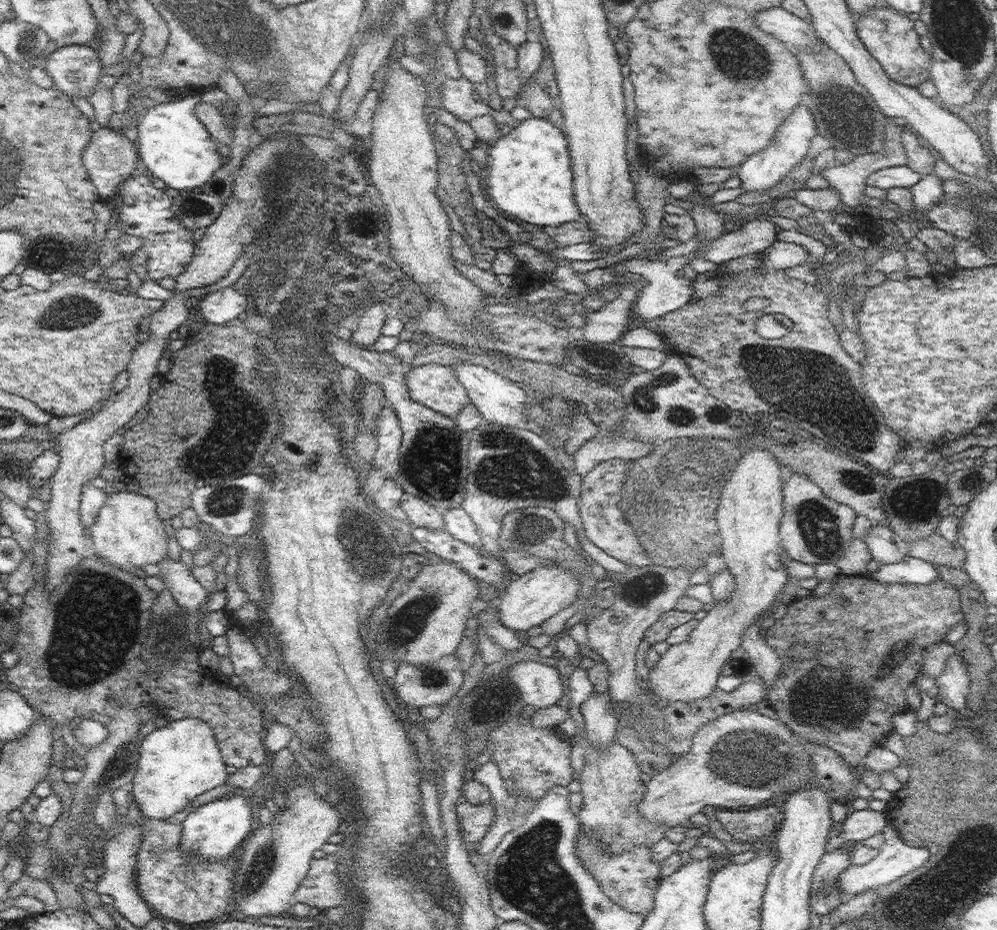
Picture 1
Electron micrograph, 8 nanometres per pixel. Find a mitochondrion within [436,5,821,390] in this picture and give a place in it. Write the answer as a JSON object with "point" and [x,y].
{"point":[734,53]}

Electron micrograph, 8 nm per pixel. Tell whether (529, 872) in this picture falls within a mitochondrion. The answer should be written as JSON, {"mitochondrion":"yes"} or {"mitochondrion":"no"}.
{"mitochondrion":"yes"}

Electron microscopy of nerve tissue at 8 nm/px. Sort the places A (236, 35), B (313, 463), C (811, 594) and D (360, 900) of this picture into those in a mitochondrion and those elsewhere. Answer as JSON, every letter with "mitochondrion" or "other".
{"A":"mitochondrion","B":"other","C":"other","D":"other"}

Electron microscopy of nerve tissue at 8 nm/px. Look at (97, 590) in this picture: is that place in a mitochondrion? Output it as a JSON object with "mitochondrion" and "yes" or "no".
{"mitochondrion":"yes"}

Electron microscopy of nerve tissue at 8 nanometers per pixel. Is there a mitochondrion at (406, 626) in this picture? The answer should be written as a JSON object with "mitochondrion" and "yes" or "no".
{"mitochondrion":"yes"}

